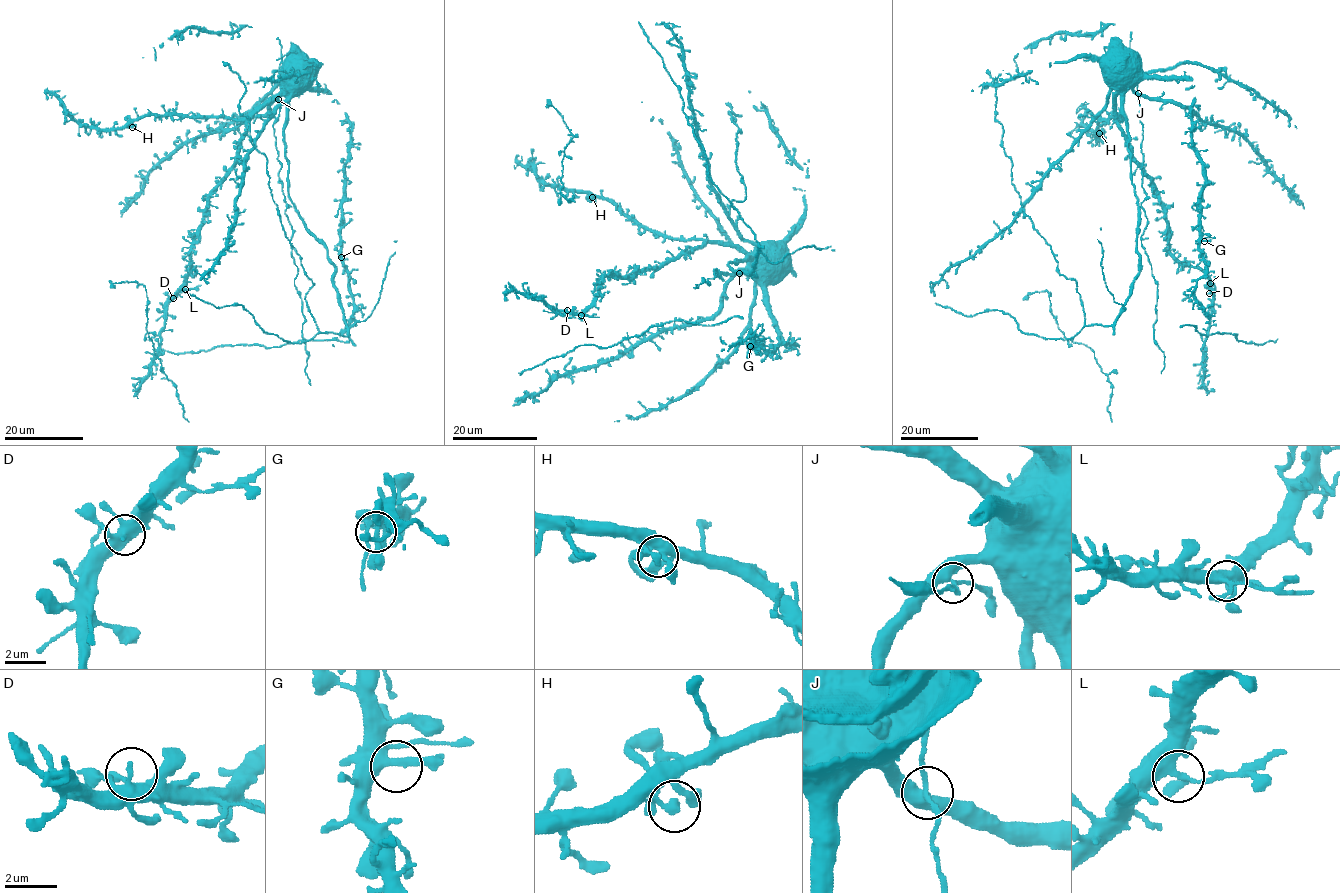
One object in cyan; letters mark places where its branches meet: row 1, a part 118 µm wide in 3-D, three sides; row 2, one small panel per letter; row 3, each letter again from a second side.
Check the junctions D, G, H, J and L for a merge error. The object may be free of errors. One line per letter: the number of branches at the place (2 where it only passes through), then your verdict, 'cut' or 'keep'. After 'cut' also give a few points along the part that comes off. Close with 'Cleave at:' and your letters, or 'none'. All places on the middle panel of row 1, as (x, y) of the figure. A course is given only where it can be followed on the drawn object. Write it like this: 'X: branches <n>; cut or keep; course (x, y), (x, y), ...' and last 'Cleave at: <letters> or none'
D: branches 4; keep
G: branches 3; keep
H: branches 4; keep
J: branches 4; keep
L: branches 4; cut; course (581, 315), (599, 317)
Cleave at: L

